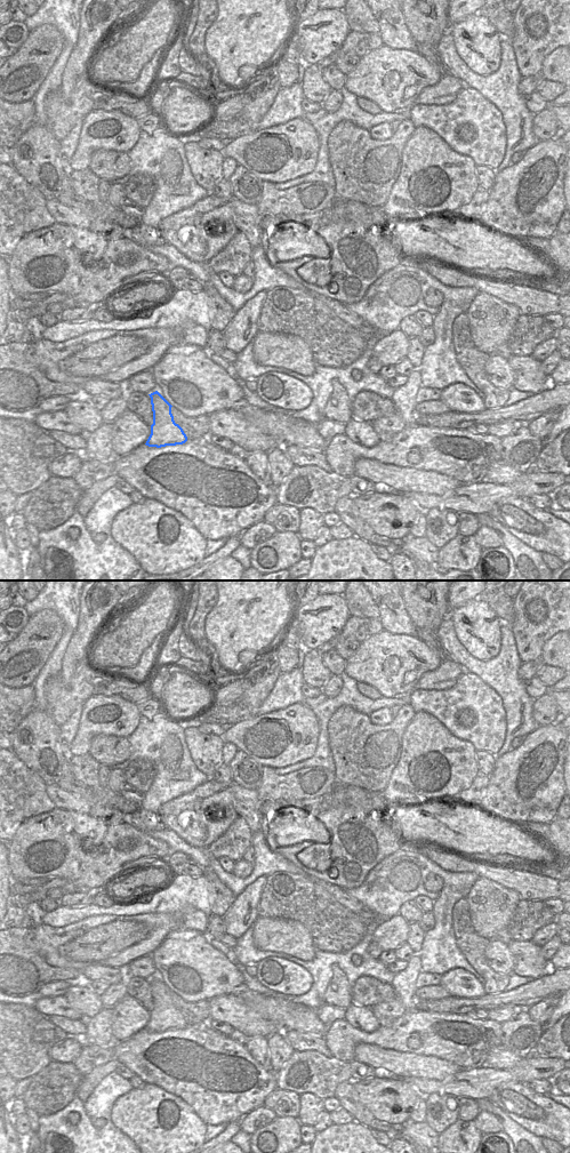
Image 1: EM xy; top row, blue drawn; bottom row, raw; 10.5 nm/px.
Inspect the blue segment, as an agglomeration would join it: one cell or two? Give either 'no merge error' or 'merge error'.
merge error

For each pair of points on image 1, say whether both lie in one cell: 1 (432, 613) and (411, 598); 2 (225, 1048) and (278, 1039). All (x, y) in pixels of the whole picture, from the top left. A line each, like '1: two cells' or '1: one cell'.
1: one cell
2: two cells

